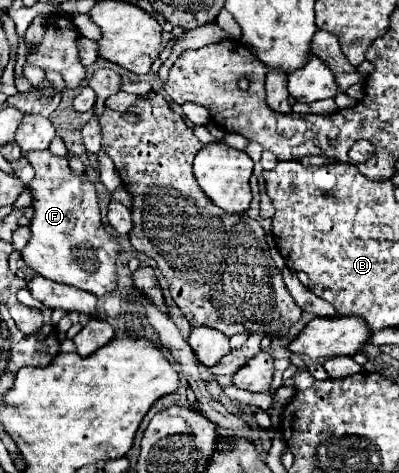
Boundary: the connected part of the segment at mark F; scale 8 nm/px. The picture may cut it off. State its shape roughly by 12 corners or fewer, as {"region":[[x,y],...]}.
{"region":[[50,150],[24,158],[34,216],[24,264],[110,294],[122,246],[92,180]]}

